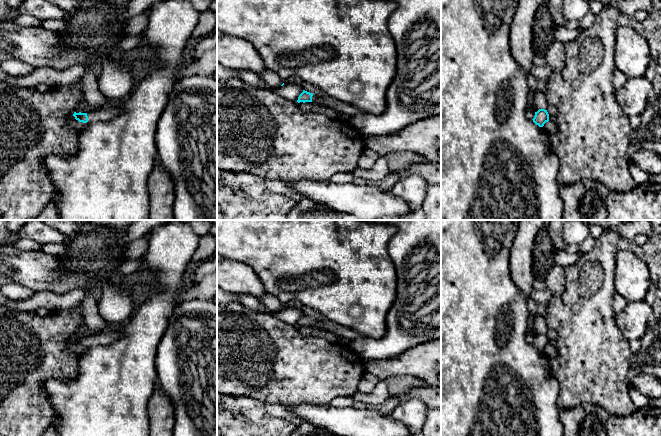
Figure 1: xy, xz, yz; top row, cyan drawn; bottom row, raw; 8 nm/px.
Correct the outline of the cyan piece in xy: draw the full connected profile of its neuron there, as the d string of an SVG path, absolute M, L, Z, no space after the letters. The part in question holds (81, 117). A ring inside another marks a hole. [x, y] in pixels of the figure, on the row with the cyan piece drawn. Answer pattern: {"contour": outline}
{"contour": "M106 98L106 103L103 107L88 113L76 113L73 116L76 120L83 123L94 123L98 121L108 121L122 112L124 100L114 100Z"}

